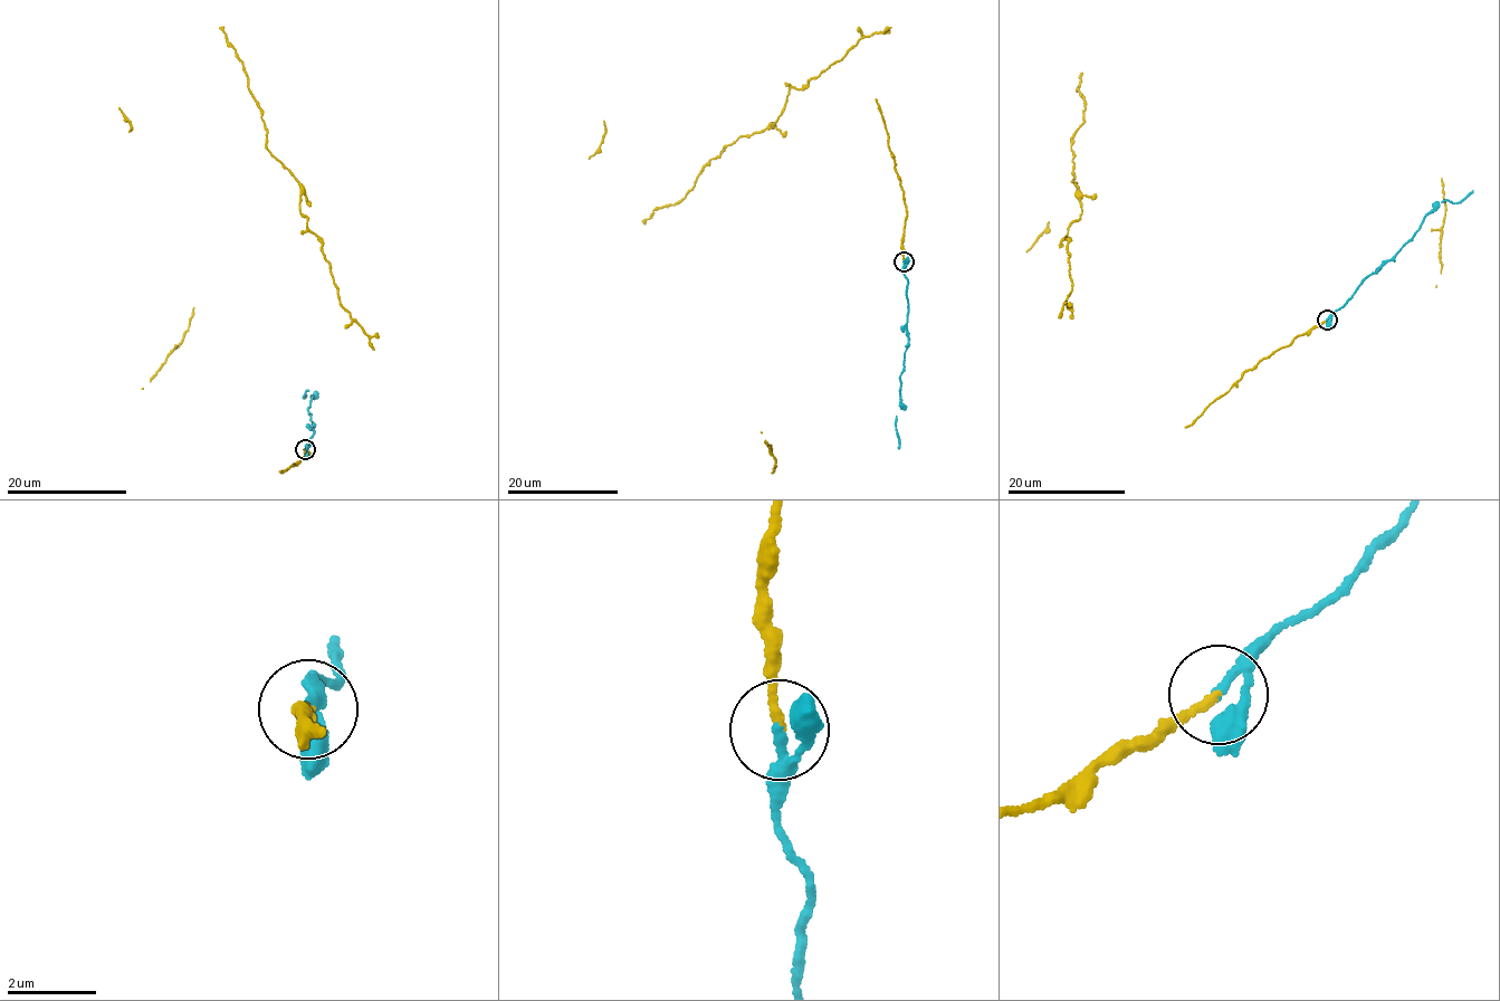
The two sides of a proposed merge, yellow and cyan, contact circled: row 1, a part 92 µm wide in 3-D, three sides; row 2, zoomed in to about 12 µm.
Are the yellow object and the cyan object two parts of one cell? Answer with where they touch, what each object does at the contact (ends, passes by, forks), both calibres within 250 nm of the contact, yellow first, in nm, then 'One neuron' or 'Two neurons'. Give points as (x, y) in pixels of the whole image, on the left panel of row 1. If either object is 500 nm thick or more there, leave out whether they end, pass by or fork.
Place: (305, 449). At the ring yellow ends. At the ring cyan passes by. Thickness 170 nm (yellow) against 170 nm. One neuron

